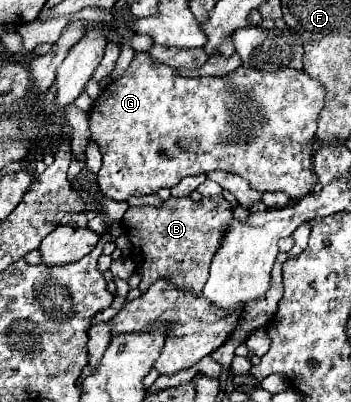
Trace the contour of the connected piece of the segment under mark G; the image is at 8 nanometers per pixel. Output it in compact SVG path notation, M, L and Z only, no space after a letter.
M136 53L132 63L128 65L128 71L124 73L124 77L110 83L102 91L102 95L94 101L94 107L90 109L92 139L98 143L98 149L102 153L102 169L98 171L100 191L114 201L126 201L130 195L142 197L142 195L156 193L160 187L170 189L188 175L202 175L202 173L208 175L212 171L230 171L230 173L246 179L250 183L250 187L254 187L260 193L282 191L282 193L290 195L290 199L302 199L302 195L308 195L314 189L314 185L318 183L314 177L314 171L312 171L312 153L314 153L312 145L314 145L314 135L316 135L316 119L324 107L324 95L326 95L326 91L316 79L312 79L304 71L296 71L296 69L278 69L278 71L266 73L266 71L258 71L254 67L238 67L236 71L228 73L226 77L180 77L180 75L176 75L174 69L170 69L162 63L154 63L148 53Z

